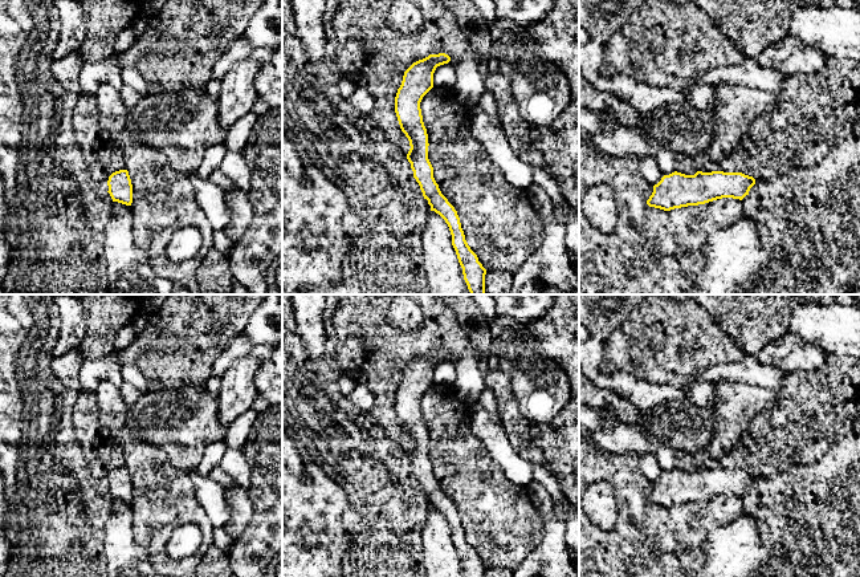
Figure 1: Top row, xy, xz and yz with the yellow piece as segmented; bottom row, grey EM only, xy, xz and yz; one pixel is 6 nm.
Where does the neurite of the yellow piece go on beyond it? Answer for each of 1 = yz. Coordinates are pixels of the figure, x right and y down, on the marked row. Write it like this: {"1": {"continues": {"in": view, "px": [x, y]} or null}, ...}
{"1": {"continues": null}}

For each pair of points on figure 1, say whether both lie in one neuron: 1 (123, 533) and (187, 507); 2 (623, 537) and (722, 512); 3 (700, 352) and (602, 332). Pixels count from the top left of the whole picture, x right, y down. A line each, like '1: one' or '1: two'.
1: two
2: one
3: two

